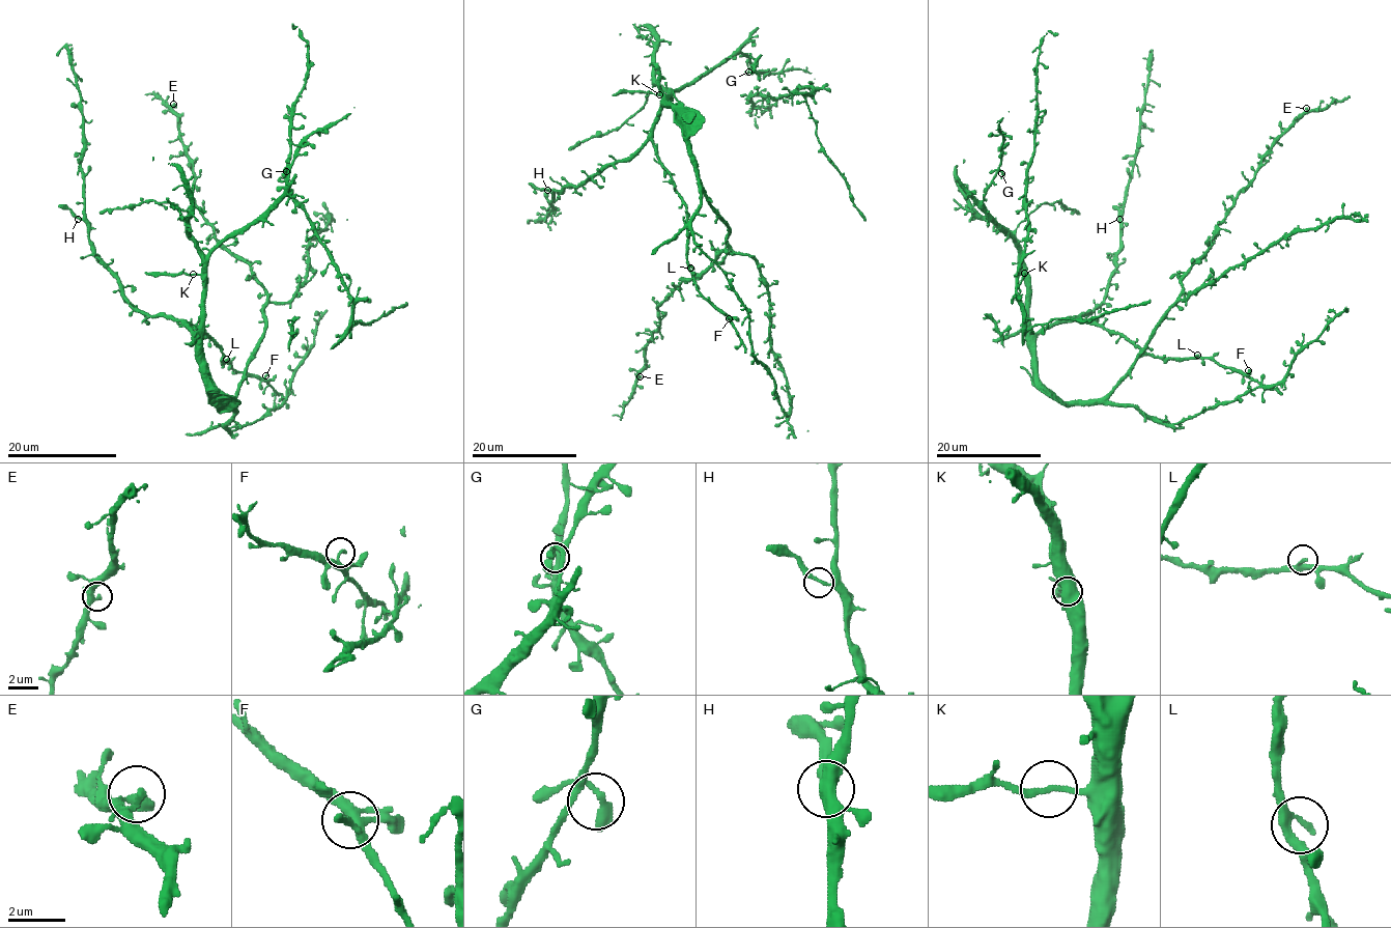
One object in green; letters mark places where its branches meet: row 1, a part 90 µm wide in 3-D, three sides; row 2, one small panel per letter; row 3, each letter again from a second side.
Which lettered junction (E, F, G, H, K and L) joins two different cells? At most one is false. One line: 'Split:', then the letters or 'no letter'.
Split: K

